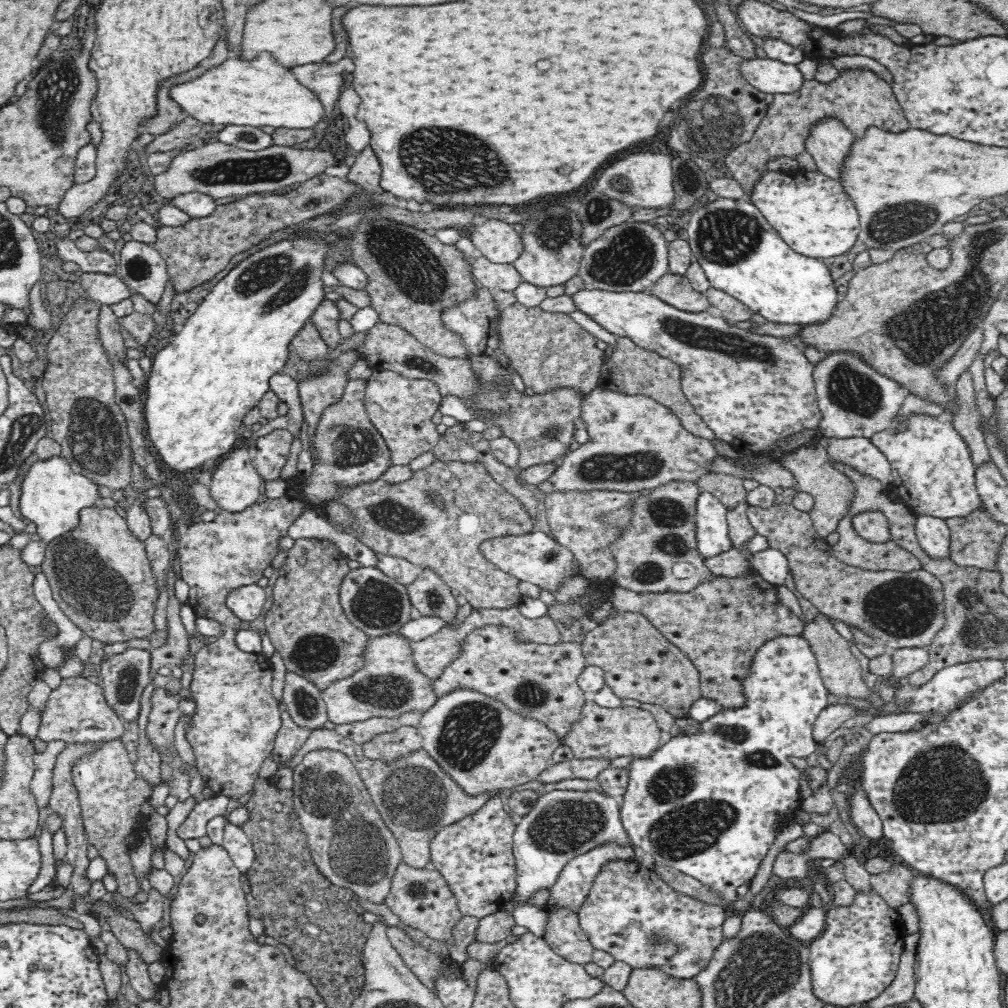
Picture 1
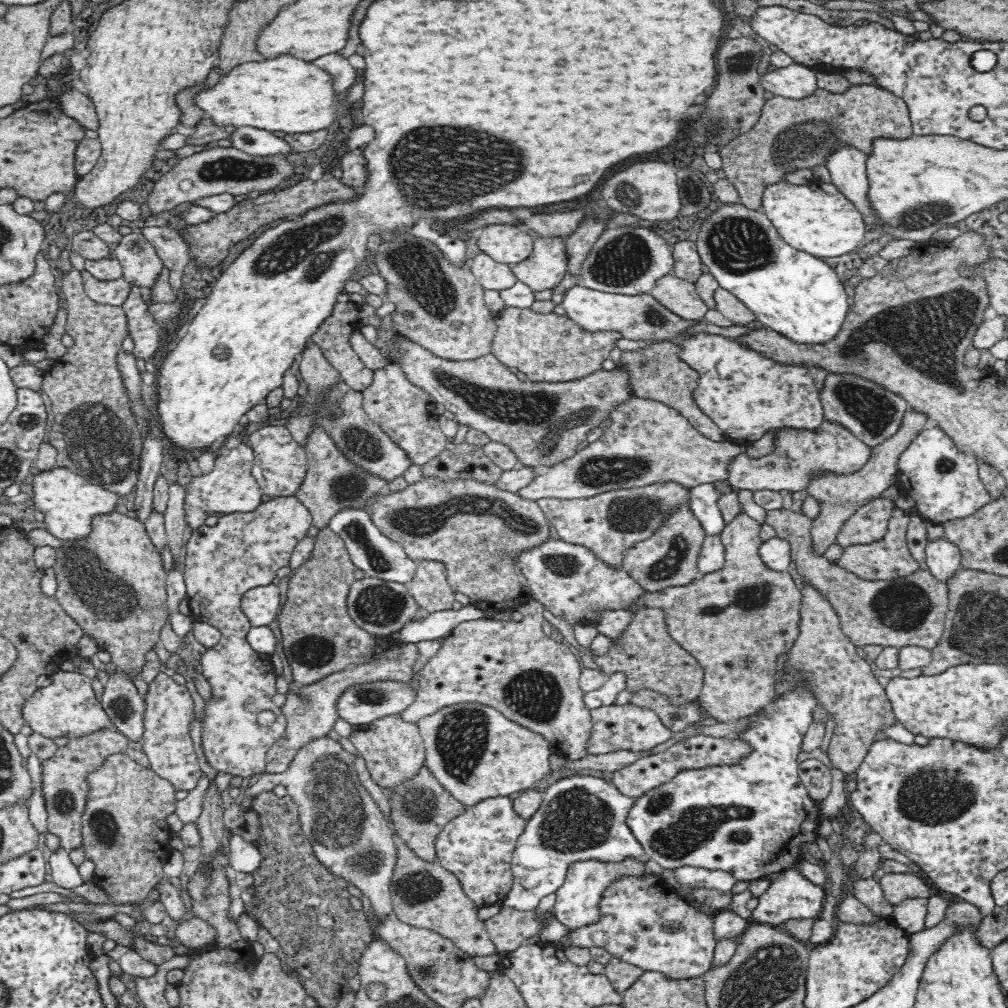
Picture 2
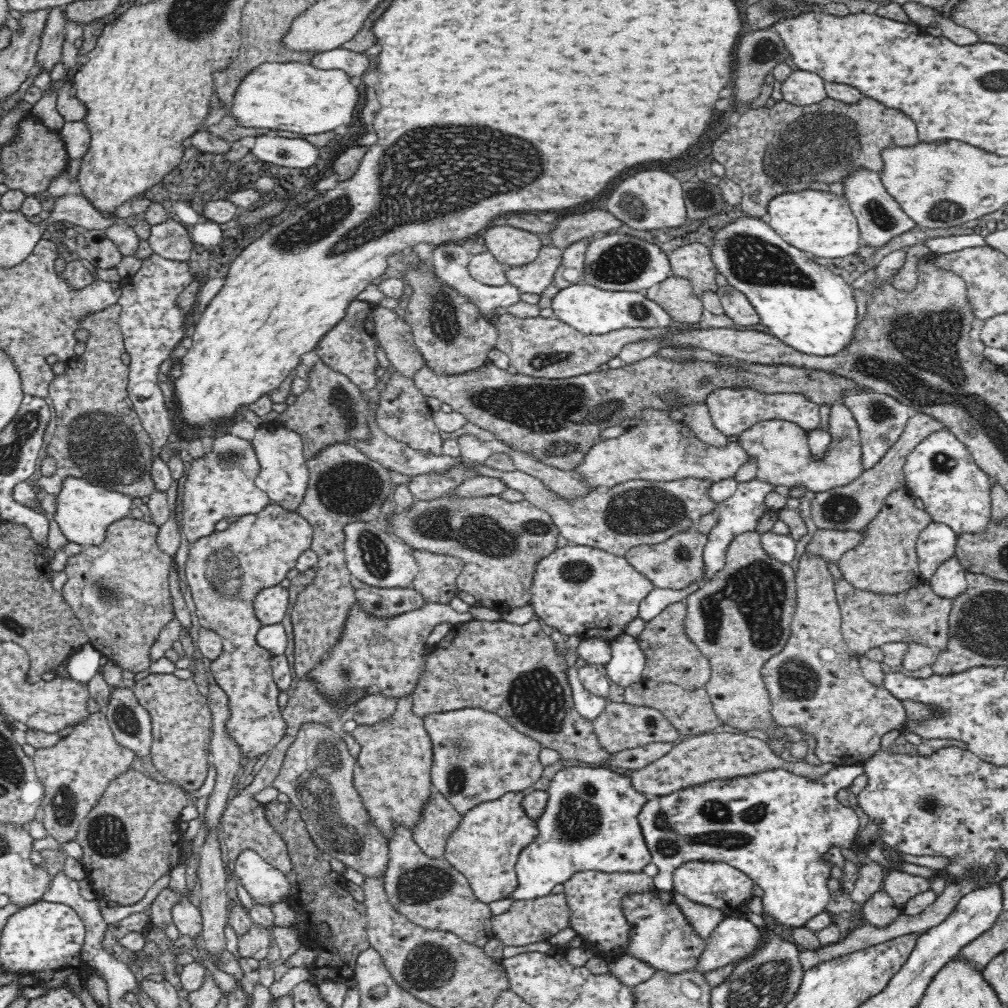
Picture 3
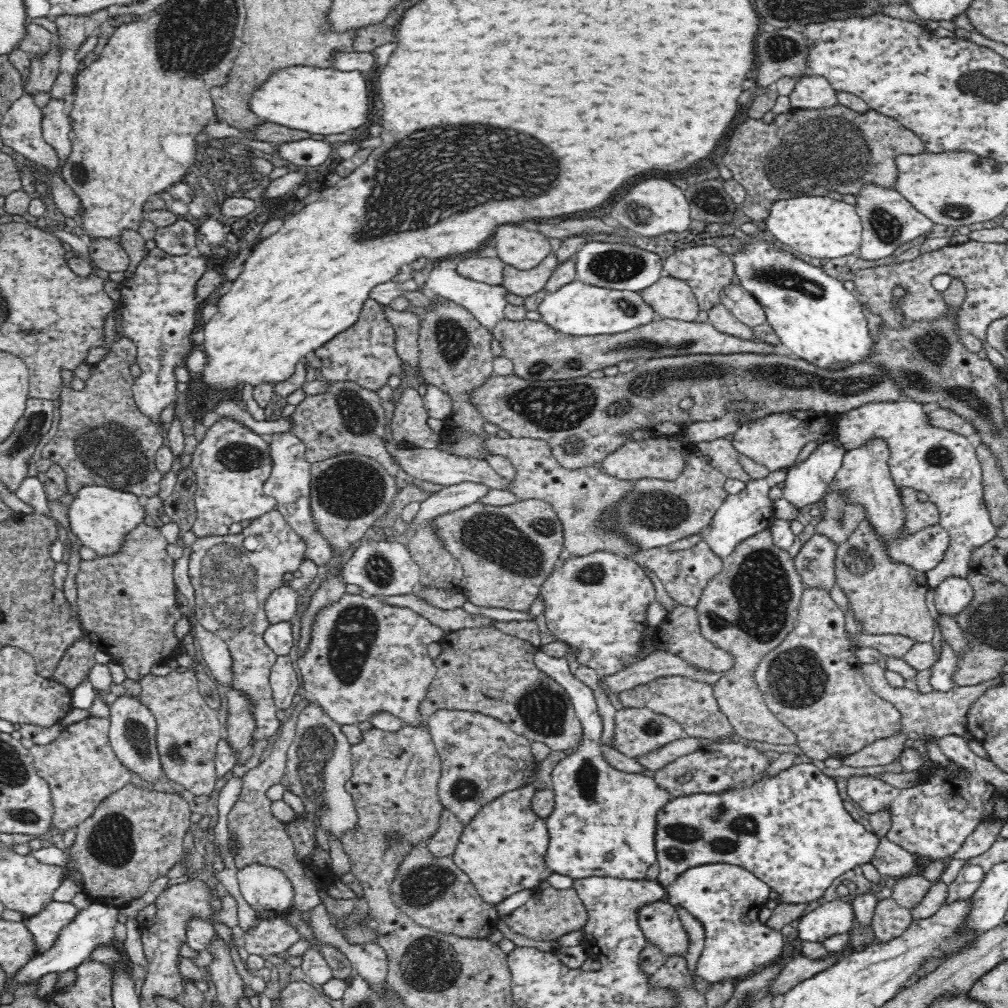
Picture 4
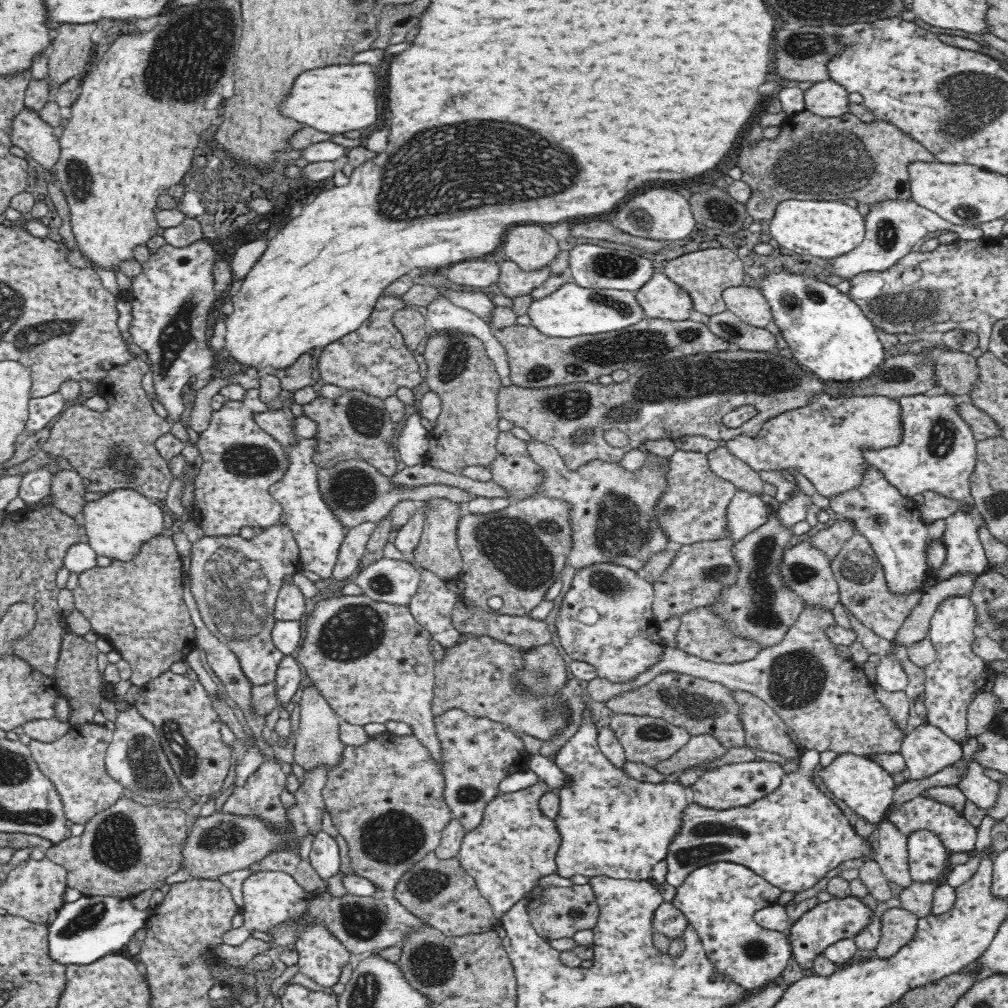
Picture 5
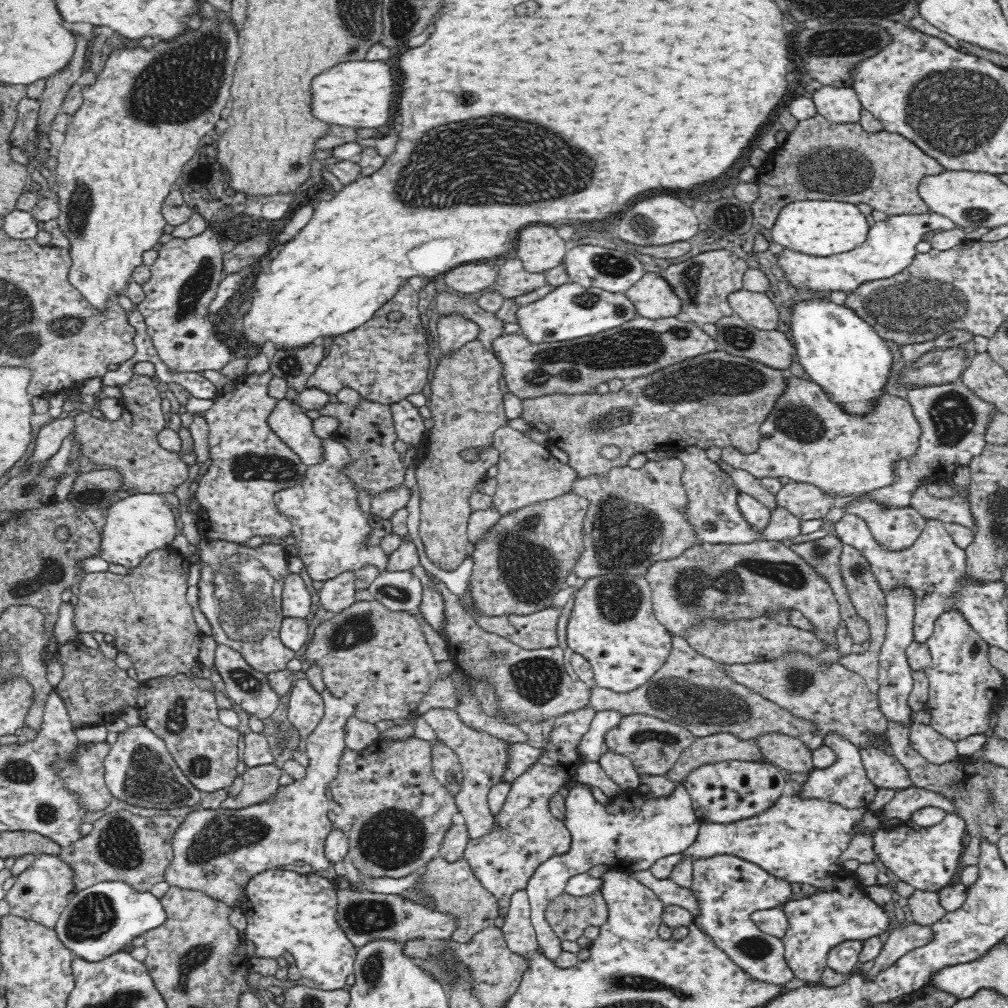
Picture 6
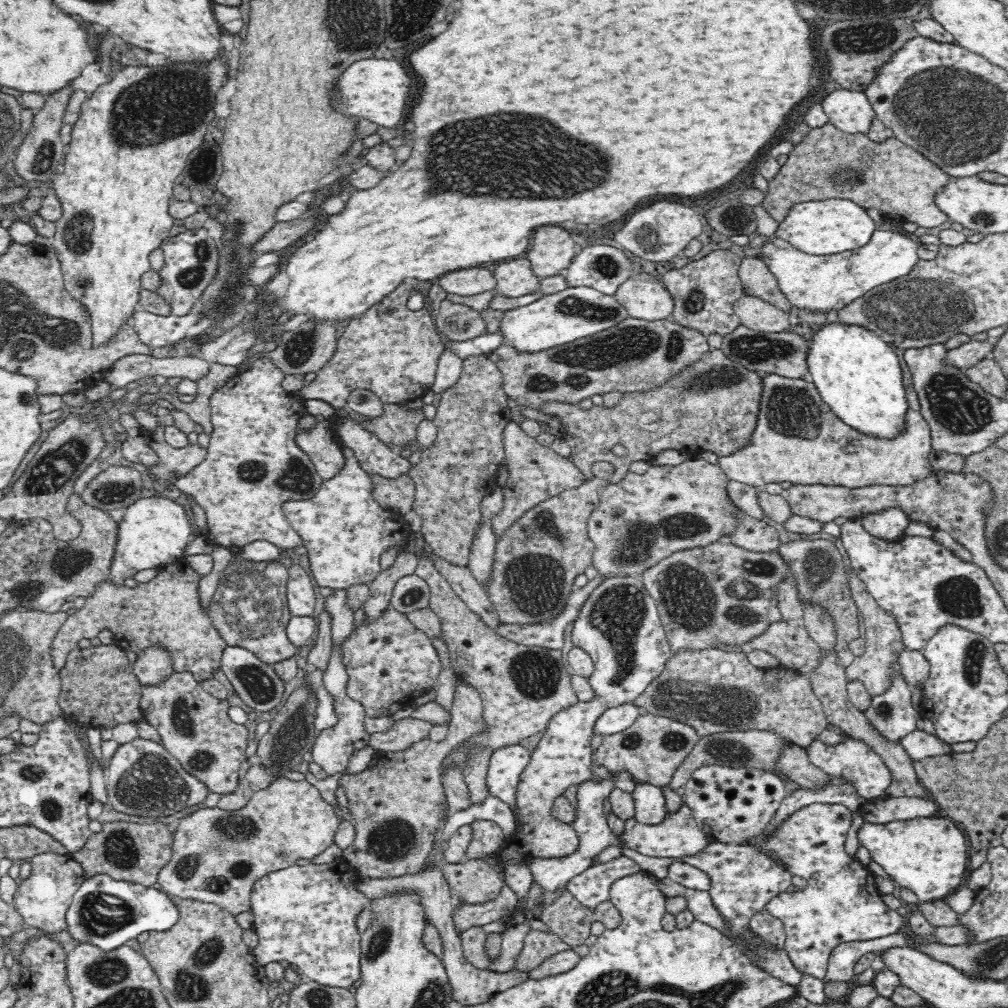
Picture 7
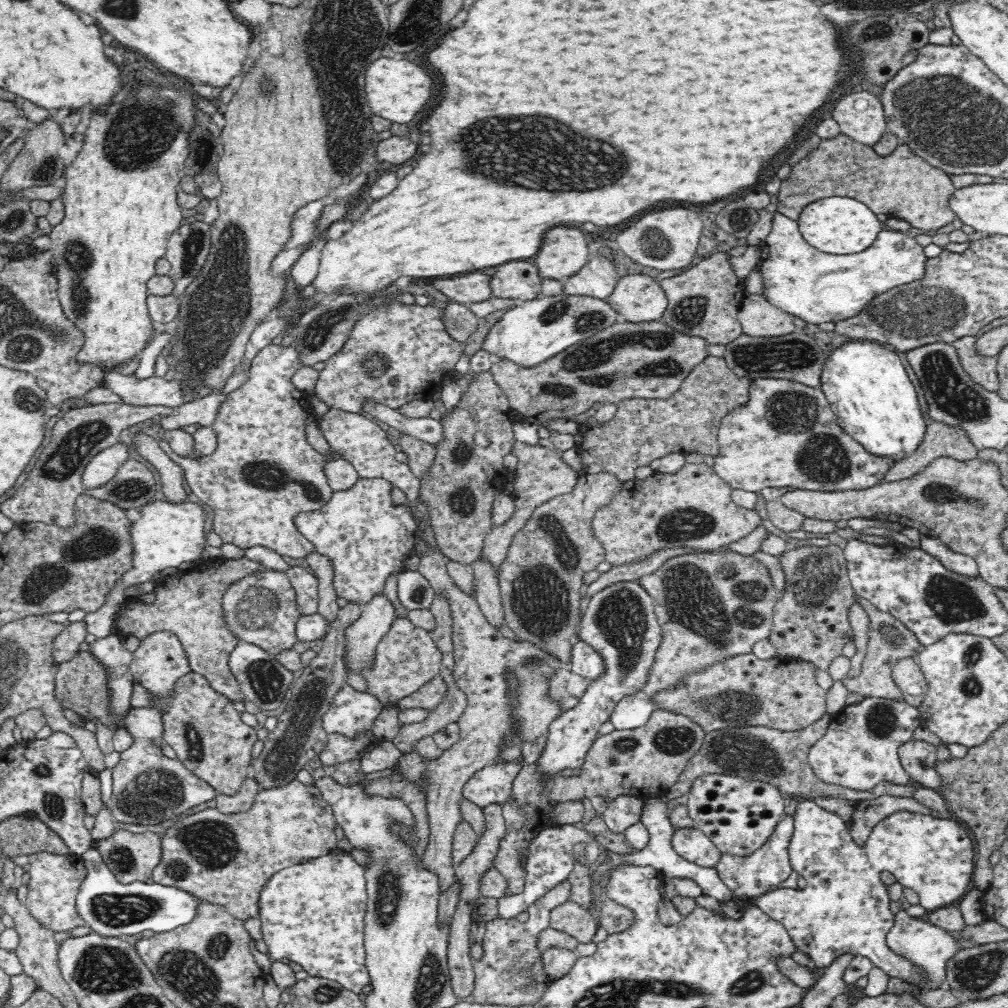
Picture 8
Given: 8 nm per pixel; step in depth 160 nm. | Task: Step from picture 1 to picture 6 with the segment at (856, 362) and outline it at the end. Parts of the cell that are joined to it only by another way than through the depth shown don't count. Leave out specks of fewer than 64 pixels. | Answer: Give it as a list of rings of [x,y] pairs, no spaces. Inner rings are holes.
[[[866,493],[866,498],[850,504],[844,512],[864,517],[874,539],[886,549],[908,548],[928,527],[929,520],[913,508],[879,510],[880,507],[870,502]],[[900,588],[885,596],[887,629],[885,640],[880,650],[880,688],[877,695],[879,711],[885,719],[904,728],[912,725],[912,713],[908,697],[913,687],[913,672],[907,663],[906,649],[913,643],[913,596],[907,588]]]

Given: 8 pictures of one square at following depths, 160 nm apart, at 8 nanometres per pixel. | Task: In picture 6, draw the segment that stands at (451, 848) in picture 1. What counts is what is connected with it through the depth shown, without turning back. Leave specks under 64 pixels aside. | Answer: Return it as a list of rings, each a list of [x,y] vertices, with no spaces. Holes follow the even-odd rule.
[[[578,709],[557,716],[554,728],[543,751],[537,759],[514,780],[502,806],[502,812],[494,818],[494,830],[480,840],[471,840],[464,850],[465,859],[475,870],[476,877],[483,882],[499,901],[500,917],[504,917],[510,906],[512,894],[524,890],[534,870],[550,857],[568,854],[572,846],[572,835],[565,821],[558,820],[550,812],[550,800],[566,782],[578,776],[578,768],[584,764],[580,756],[580,740],[588,732],[596,709]]]

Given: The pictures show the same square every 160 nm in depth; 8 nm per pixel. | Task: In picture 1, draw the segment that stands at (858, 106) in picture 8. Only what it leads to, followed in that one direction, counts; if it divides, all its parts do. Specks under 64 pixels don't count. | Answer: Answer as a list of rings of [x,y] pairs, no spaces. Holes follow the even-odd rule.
[[[768,56],[743,59],[739,70],[748,84],[766,94],[790,94],[805,82],[795,64],[784,64]]]

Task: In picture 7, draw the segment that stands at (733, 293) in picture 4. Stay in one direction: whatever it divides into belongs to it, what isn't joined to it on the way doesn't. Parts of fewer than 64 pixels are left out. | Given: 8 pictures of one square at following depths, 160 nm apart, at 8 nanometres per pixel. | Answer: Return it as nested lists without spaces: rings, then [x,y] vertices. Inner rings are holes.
[[[744,294],[733,306],[742,325],[755,331],[780,333],[790,328],[789,314],[756,296]]]

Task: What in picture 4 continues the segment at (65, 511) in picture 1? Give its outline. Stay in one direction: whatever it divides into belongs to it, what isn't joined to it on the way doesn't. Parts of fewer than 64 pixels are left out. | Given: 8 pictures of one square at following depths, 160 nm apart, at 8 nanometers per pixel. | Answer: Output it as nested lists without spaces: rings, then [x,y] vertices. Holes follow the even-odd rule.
[[[86,486],[76,492],[74,500],[69,505],[68,517],[74,534],[82,544],[92,548],[98,555],[112,556],[118,554],[129,535],[146,522],[146,508],[143,498],[136,493],[122,492],[120,489],[101,486]]]

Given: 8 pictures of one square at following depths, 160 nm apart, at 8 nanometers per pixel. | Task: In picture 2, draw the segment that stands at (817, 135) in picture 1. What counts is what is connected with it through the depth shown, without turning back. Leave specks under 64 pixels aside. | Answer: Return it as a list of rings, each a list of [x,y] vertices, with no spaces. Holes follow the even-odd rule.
[[[834,144],[828,154],[828,169],[832,183],[848,198],[864,216],[867,230],[875,227],[875,212],[868,204],[868,178],[866,178],[866,154],[849,144]]]

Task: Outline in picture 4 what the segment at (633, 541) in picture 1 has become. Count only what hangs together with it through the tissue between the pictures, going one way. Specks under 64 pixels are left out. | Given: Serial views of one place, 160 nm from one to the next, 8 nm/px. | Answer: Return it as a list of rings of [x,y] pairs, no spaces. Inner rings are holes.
[[[704,540],[698,541],[692,548],[684,548],[678,552],[672,552],[664,547],[644,549],[631,558],[636,560],[640,566],[650,567],[658,574],[664,583],[665,591],[676,604],[692,608],[700,602],[700,596],[702,596],[704,588],[708,586],[708,582],[724,570],[724,558],[716,555]]]

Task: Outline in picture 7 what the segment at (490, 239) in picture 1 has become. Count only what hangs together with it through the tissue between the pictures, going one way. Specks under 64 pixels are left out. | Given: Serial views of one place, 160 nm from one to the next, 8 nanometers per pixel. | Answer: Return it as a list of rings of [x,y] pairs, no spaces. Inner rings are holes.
[[[556,226],[540,228],[526,258],[532,263],[536,276],[548,278],[567,270],[580,248],[569,230]]]

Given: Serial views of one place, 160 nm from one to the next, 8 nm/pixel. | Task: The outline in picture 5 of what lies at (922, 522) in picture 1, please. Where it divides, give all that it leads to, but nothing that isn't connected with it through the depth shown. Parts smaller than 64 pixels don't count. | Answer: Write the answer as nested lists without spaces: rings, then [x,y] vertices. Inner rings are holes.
[[[954,596],[944,600],[932,616],[928,637],[936,651],[935,659],[925,671],[924,704],[927,722],[944,731],[952,740],[961,741],[967,733],[968,706],[980,694],[978,680],[990,671],[987,660],[981,659],[972,648],[976,642],[975,605],[969,596]]]

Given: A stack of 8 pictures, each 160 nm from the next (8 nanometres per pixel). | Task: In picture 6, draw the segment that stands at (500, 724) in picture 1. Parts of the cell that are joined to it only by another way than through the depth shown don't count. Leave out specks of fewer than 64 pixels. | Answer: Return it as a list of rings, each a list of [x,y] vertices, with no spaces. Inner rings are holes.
[[[429,708],[420,716],[436,731],[438,739],[448,745],[460,759],[464,782],[459,794],[454,795],[455,803],[459,812],[465,818],[469,837],[471,840],[480,840],[488,836],[494,830],[495,816],[488,807],[488,792],[494,784],[498,784],[501,774],[507,763],[507,746],[505,742],[490,736],[484,732],[476,732],[464,726],[455,709],[451,708]]]

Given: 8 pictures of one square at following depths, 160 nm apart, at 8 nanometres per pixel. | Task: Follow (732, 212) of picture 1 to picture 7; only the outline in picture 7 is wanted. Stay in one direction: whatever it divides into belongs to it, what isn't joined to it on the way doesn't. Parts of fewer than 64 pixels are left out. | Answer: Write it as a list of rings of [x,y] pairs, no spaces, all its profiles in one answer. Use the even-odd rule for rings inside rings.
[[[830,322],[814,332],[808,352],[810,377],[823,402],[836,414],[837,419],[860,435],[880,440],[894,440],[907,432],[910,404],[902,380],[900,358],[879,336],[859,326],[843,326]]]

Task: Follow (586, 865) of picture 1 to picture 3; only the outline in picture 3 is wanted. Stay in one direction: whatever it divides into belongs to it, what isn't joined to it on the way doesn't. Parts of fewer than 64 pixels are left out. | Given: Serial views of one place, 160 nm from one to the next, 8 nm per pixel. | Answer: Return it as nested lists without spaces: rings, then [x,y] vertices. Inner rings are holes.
[[[581,871],[573,874],[563,885],[563,894],[566,896],[570,912],[568,926],[576,934],[592,934],[592,942],[604,944],[606,952],[608,950],[623,952],[631,936],[631,928],[626,922],[621,905],[624,896],[629,892],[644,892],[655,888],[653,878],[642,871],[638,873]]]

